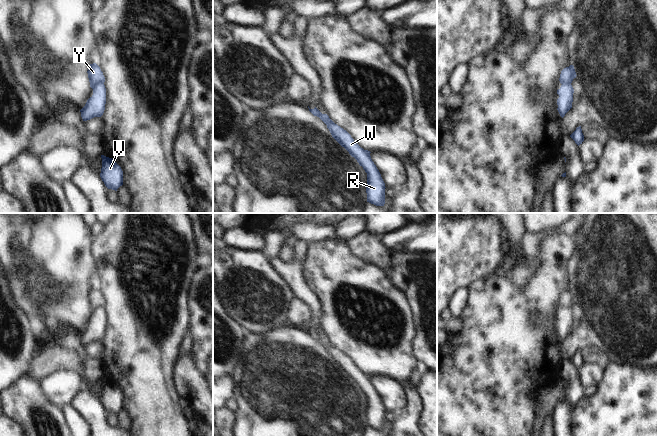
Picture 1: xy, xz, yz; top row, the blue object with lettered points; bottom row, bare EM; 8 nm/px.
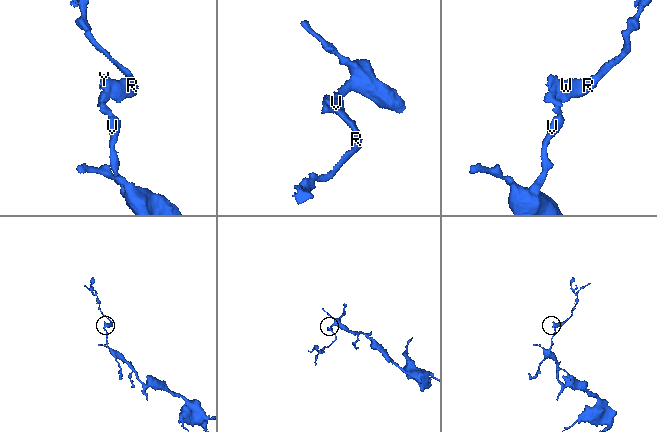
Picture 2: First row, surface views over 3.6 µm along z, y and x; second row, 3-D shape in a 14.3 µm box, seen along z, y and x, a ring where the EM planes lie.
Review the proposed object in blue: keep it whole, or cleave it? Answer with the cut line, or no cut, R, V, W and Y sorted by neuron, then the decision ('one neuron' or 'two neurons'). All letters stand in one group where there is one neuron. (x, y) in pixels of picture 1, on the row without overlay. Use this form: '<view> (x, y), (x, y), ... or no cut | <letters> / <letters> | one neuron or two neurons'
xy (103, 307), (99, 307), (92, 312) | R W Y / V | two neurons

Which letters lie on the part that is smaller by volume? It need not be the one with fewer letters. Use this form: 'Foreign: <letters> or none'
Foreign: R, W, Y

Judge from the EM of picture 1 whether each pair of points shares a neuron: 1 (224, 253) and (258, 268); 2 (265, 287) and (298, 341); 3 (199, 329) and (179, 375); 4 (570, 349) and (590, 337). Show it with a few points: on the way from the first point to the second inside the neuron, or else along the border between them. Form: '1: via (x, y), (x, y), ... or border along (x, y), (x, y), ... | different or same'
1: via (232, 261), (239, 268), (250, 268) | same
2: border along (288, 324), (271, 329), (266, 333) | different
3: border along (190, 352), (196, 367), (201, 373) | different
4: via (575, 344), (582, 337), (585, 337) | same

